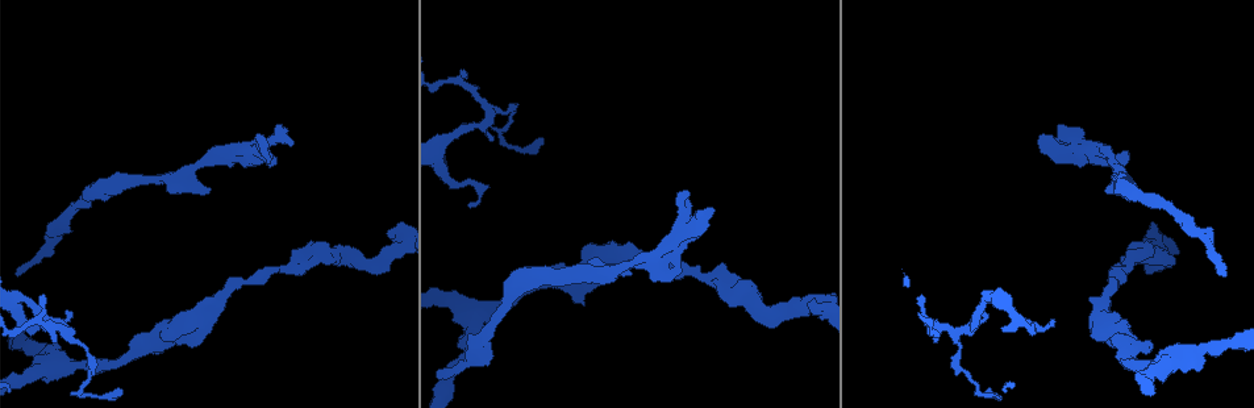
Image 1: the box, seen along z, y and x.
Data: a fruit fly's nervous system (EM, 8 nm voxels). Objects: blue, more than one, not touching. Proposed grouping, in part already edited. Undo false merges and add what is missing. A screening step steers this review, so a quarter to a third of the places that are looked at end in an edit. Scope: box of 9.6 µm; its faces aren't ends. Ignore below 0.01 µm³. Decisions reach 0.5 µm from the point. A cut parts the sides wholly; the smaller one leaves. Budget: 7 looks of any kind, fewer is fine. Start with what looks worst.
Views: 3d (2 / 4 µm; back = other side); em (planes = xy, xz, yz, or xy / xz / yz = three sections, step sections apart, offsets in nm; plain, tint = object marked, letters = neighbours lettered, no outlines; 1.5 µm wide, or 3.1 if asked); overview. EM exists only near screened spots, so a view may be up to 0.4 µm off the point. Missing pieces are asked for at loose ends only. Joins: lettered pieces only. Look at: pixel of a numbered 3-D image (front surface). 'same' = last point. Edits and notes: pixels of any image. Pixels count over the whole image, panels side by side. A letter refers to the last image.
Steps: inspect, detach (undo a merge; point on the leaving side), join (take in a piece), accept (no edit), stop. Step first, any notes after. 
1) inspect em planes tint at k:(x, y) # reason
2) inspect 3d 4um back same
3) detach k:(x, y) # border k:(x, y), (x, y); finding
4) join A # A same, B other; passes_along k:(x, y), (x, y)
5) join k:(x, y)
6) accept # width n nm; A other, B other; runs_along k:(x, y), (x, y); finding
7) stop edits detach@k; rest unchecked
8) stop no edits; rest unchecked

inspect em yz step 8 letters at 1:(1152, 346) # free end

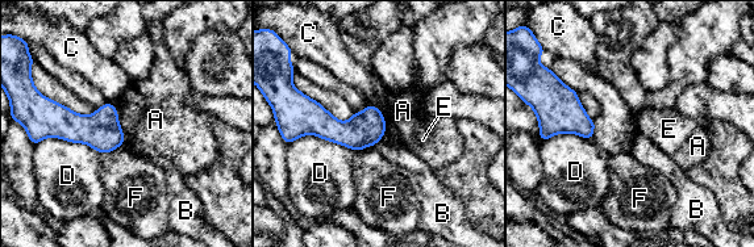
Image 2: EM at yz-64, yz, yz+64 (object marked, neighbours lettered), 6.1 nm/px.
inspect em planes letters same # cut it another way

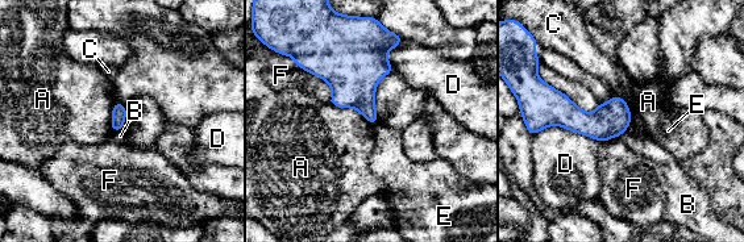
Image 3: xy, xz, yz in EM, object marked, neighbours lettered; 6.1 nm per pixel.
accept # A other, B other, C other, D other, E other, F other; border 3:(378, 121), (373, 125); no lettered piece goes on from it

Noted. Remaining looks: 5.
inspect 3d 4um at 1:(476, 185) # abrupt turn

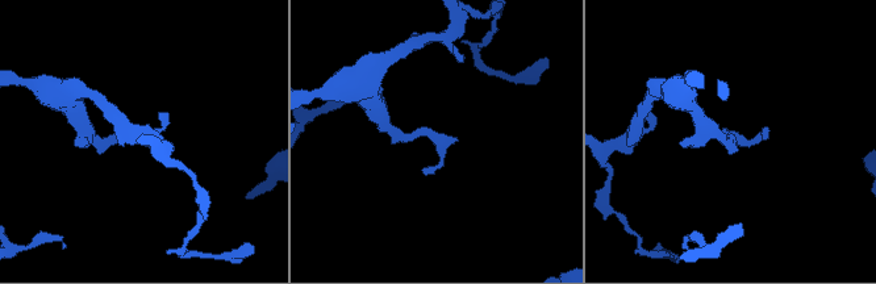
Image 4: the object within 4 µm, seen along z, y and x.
inspect em planes letters at 4:(735, 136)

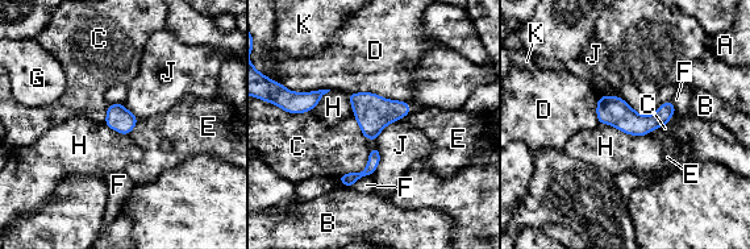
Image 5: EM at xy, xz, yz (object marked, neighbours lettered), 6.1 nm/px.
accept # longest_contact D 380 nm; A other, B other, C other, D other, E other, F other, G other, H other, J other, K other; all the same neuron

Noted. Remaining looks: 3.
inspect em yz step 8 plain at 1:(119, 395) # an open end

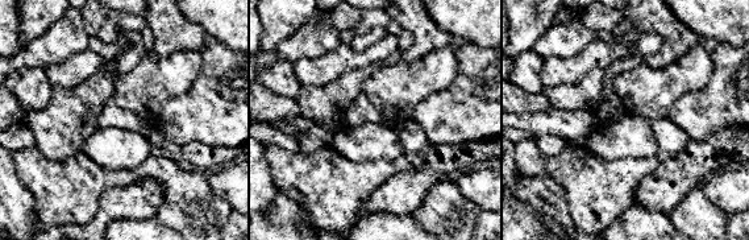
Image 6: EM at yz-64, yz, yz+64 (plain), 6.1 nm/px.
inspect em yz step 8 letters same

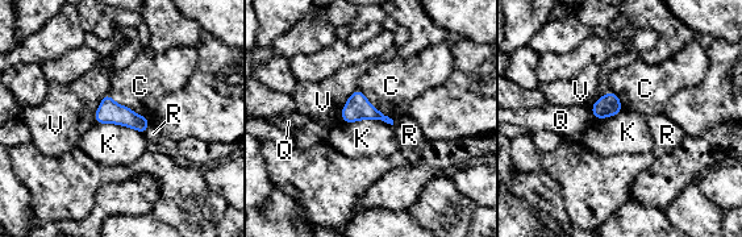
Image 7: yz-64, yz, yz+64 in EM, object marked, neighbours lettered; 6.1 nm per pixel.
accept # width 130 nm; C other, K other, Q other, R other, V other; border 7:(342, 119), (383, 120), (392, 125); no lettered piece goes on from it

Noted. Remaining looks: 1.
stop no edits; rest unchecked

